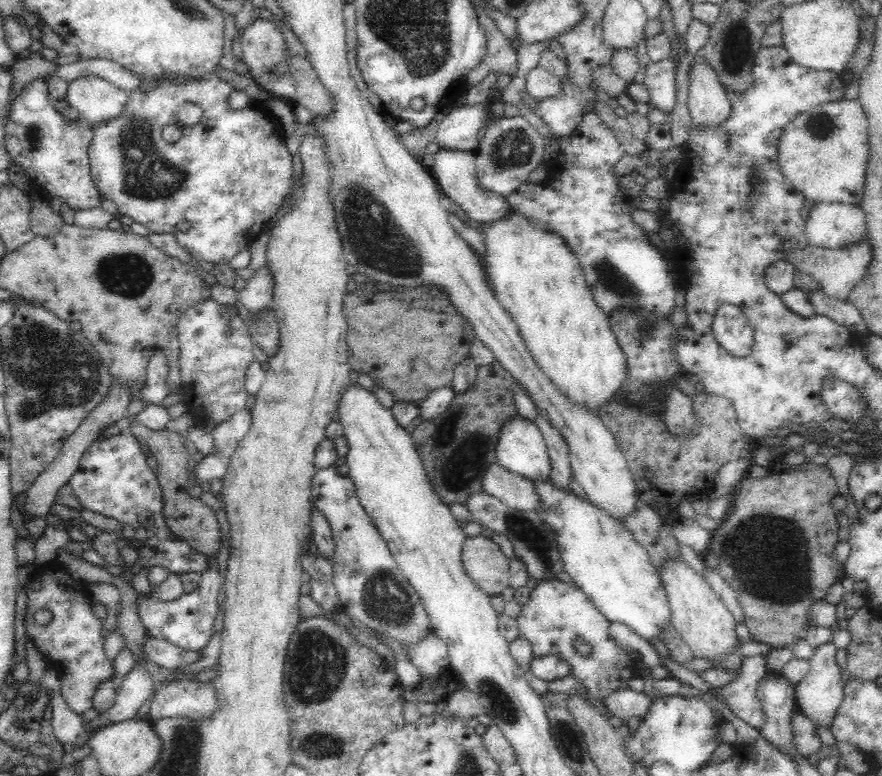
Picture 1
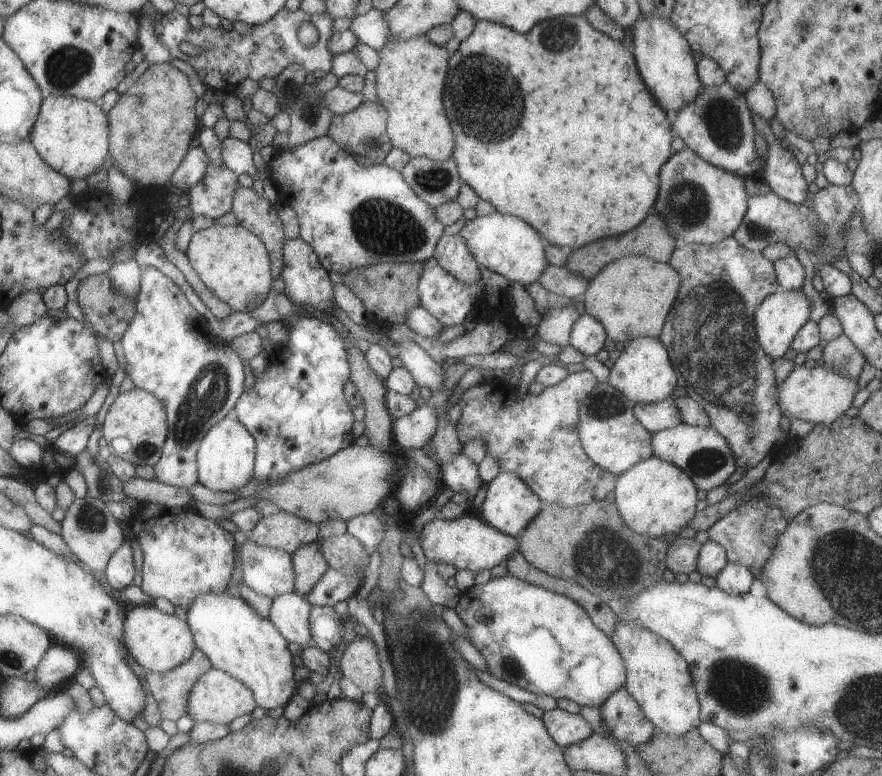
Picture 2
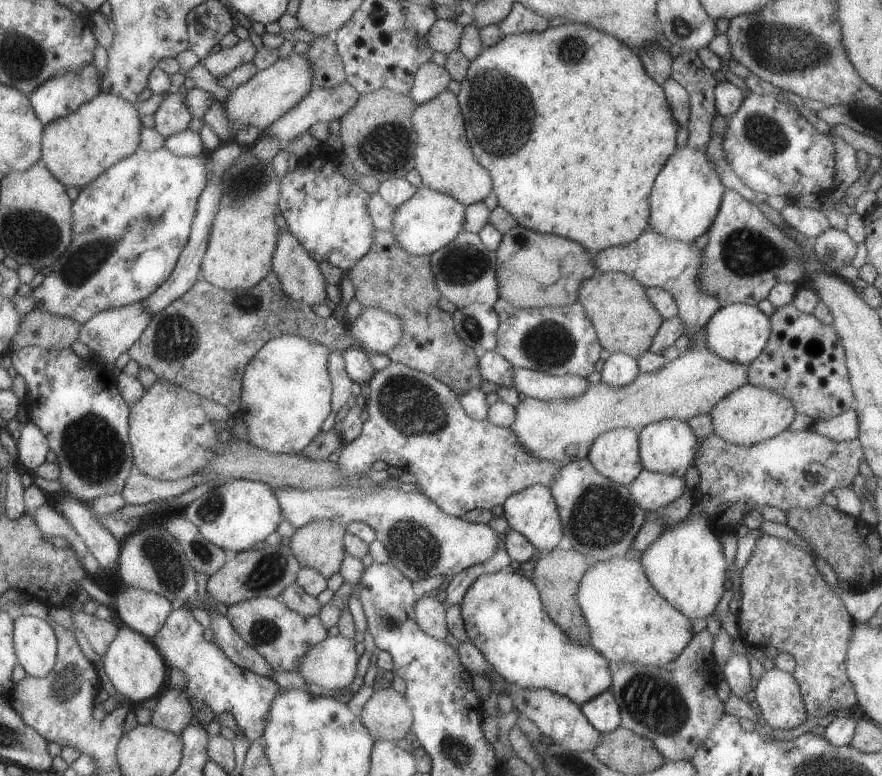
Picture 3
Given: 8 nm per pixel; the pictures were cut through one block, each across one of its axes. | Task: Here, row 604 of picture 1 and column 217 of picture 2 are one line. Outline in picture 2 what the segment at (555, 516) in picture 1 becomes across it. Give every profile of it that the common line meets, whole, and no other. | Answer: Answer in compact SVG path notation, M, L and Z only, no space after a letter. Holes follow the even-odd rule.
M201 592L193 598L186 612L186 624L192 635L194 647L207 656L211 667L221 670L249 688L256 707L265 711L285 707L291 696L296 694L296 682L293 680L293 658L287 649L288 643L277 632L277 628L267 618L261 618L249 604L239 596L224 592Z

